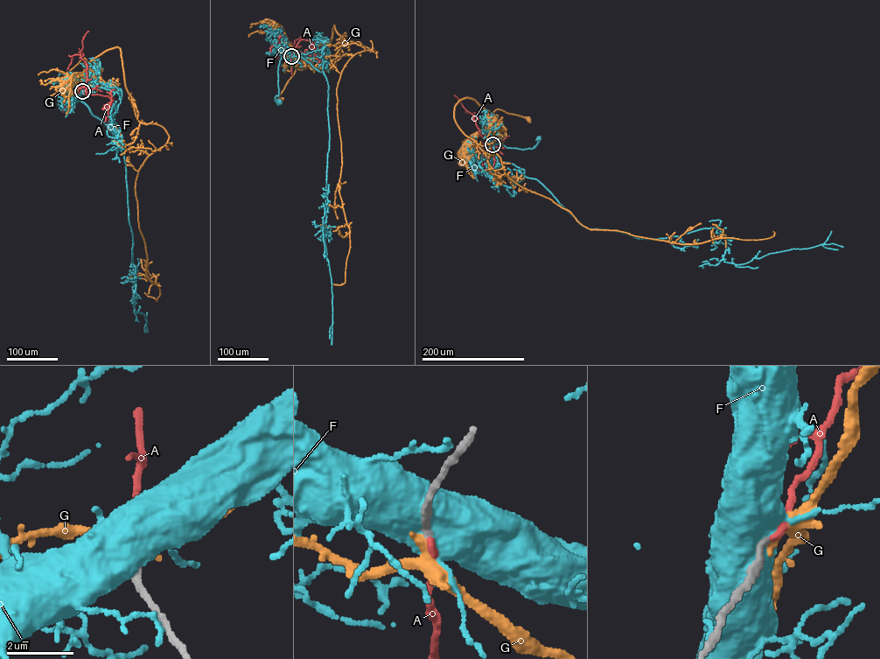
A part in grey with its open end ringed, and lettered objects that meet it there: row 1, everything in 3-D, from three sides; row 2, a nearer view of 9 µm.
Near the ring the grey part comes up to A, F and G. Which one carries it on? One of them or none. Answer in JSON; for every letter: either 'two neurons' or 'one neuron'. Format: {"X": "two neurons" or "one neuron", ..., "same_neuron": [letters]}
{"A": "one neuron", "F": "two neurons", "G": "two neurons", "same_neuron": ["A"]}

